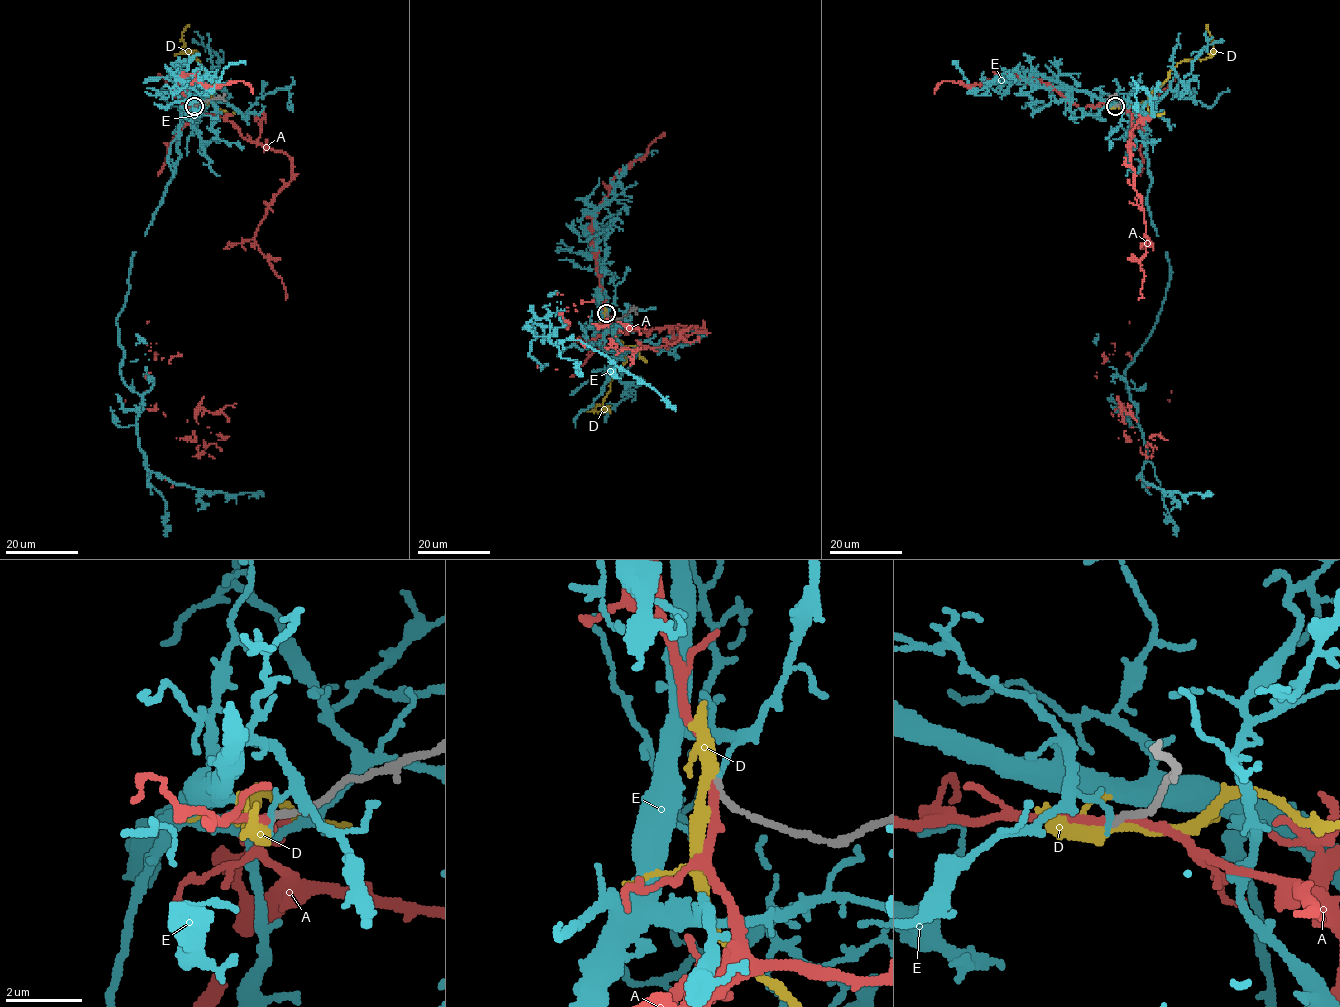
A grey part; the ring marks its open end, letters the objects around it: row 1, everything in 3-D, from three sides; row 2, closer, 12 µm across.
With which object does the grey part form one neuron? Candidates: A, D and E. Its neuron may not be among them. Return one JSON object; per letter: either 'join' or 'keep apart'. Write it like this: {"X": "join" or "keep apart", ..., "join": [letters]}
{"A": "keep apart", "D": "keep apart", "E": "keep apart", "join": []}

